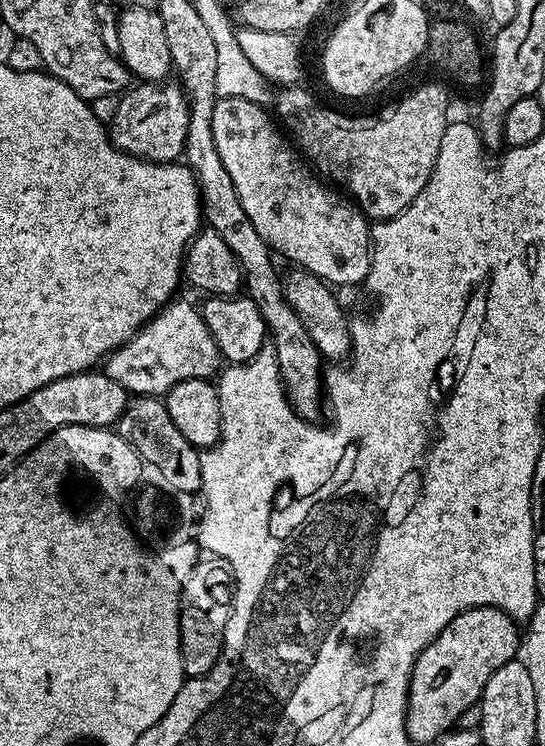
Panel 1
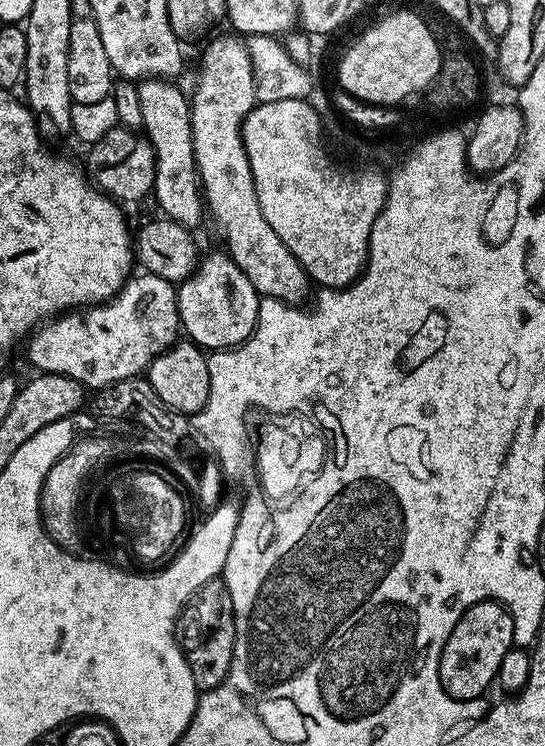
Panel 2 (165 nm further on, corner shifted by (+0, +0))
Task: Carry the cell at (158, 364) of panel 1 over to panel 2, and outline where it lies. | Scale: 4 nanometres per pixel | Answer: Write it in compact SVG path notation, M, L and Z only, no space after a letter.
M139 275L128 279L120 288L120 293L112 299L102 304L81 306L39 325L26 340L28 360L36 367L35 371L74 378L88 390L105 388L114 382L147 373L154 358L177 343L182 329L176 301L177 285L166 278Z

